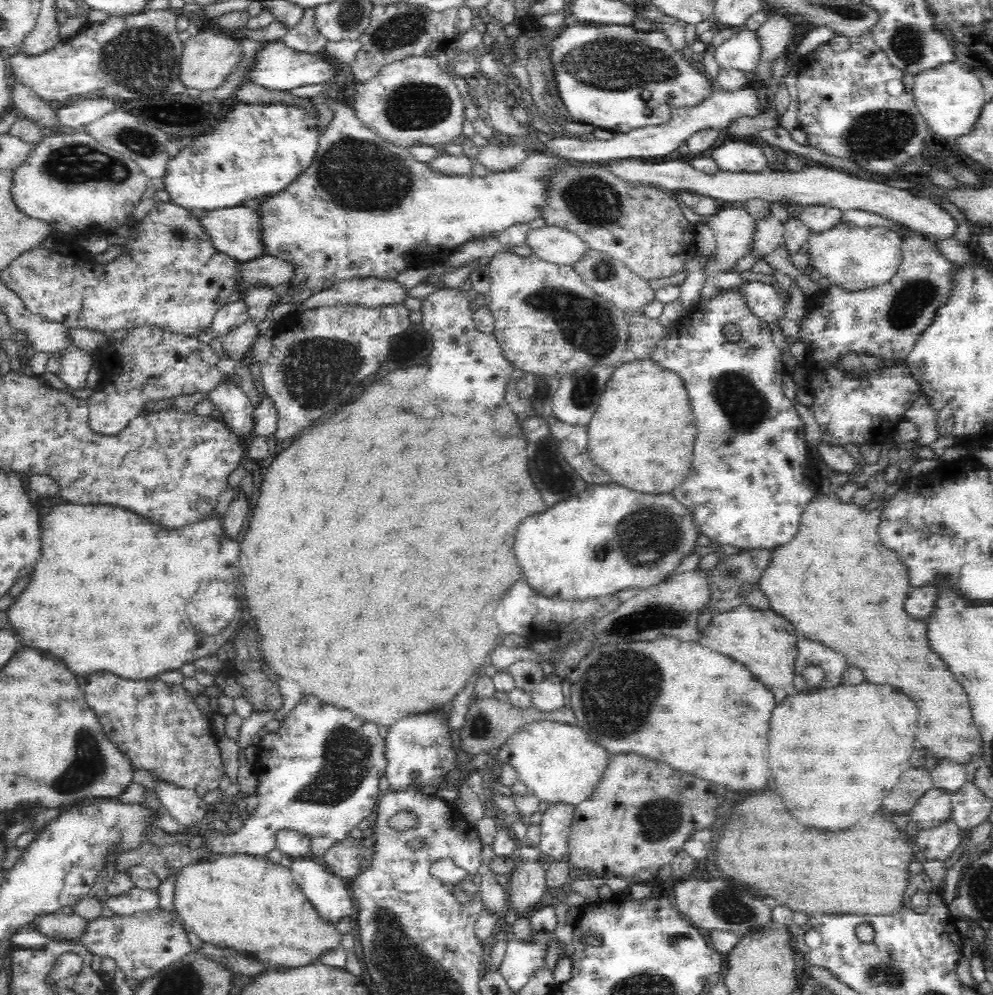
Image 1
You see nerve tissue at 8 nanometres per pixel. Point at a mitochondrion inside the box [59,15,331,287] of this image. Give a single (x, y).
(143, 59)

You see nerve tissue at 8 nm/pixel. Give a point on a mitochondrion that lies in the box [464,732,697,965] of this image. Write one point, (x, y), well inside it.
(660, 819)

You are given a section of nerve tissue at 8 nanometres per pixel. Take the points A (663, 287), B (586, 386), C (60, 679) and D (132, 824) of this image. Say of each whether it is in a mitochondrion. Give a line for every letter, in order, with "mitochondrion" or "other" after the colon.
A: other
B: mitochondrion
C: other
D: mitochondrion

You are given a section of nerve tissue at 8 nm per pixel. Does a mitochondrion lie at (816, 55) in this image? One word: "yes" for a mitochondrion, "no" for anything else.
no

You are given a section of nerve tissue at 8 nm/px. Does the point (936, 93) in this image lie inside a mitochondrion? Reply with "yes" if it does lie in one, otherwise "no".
no

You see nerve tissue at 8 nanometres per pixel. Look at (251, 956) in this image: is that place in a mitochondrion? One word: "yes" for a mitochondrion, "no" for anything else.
no

